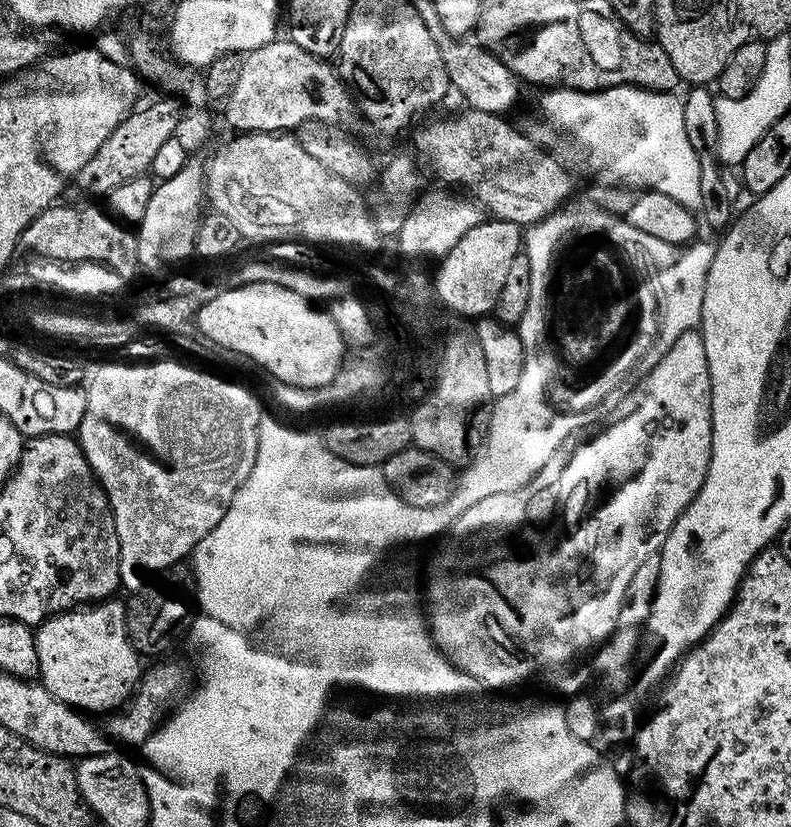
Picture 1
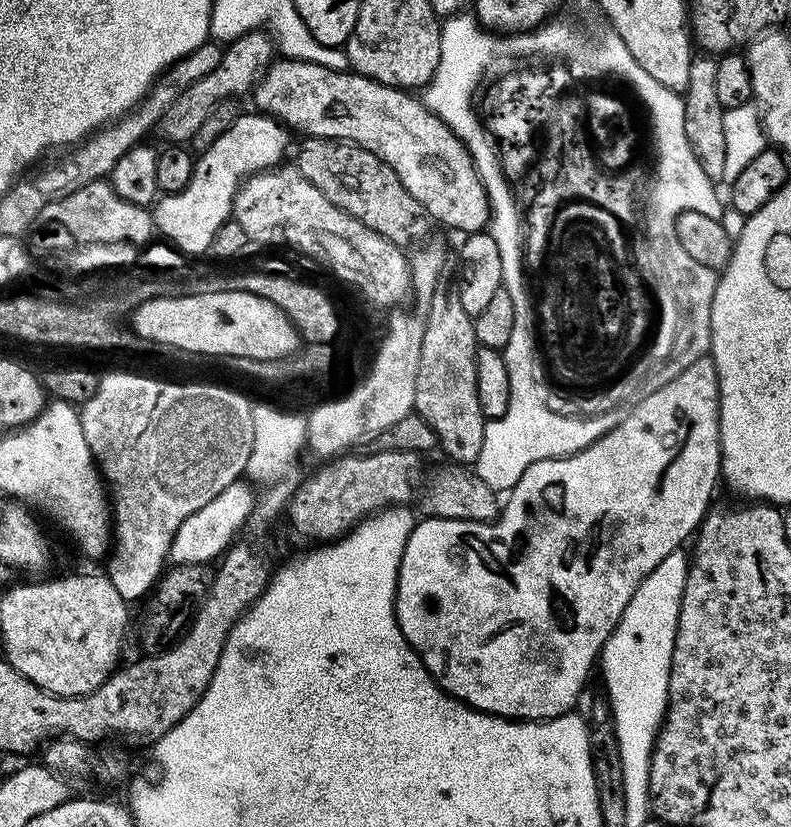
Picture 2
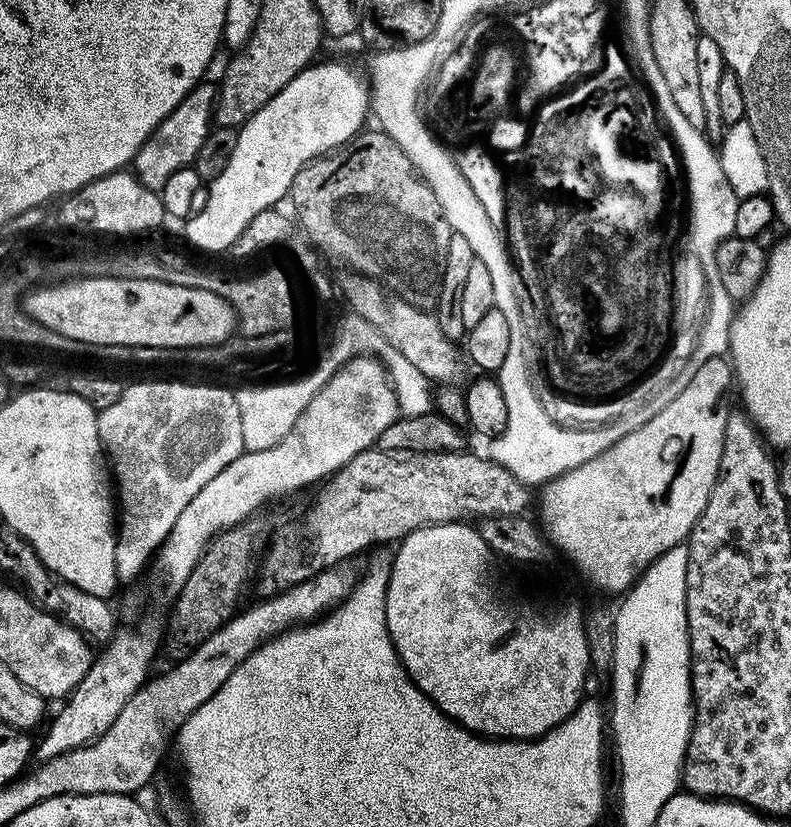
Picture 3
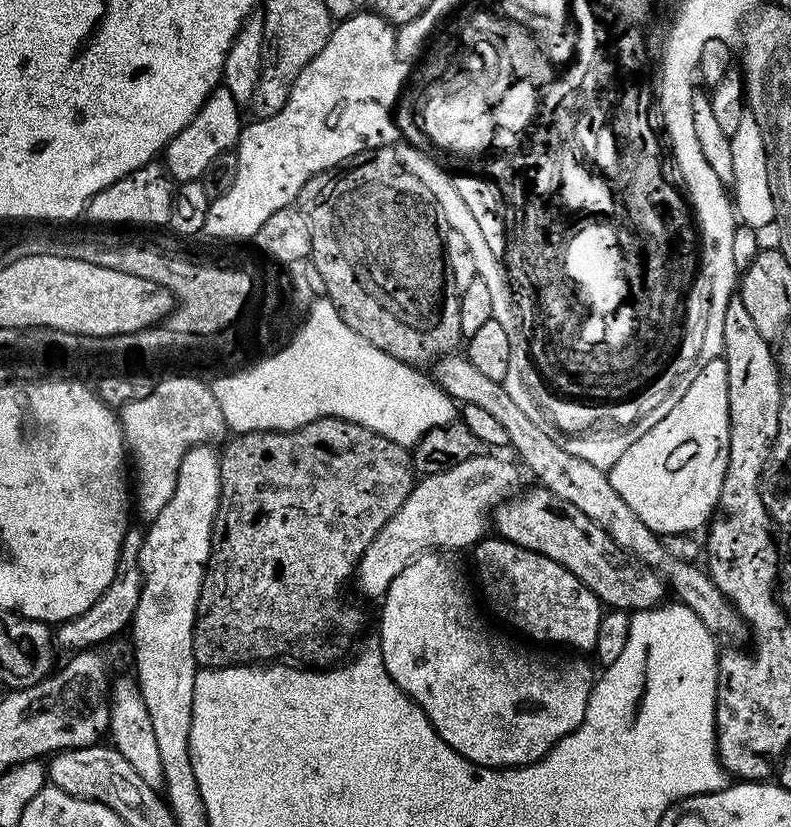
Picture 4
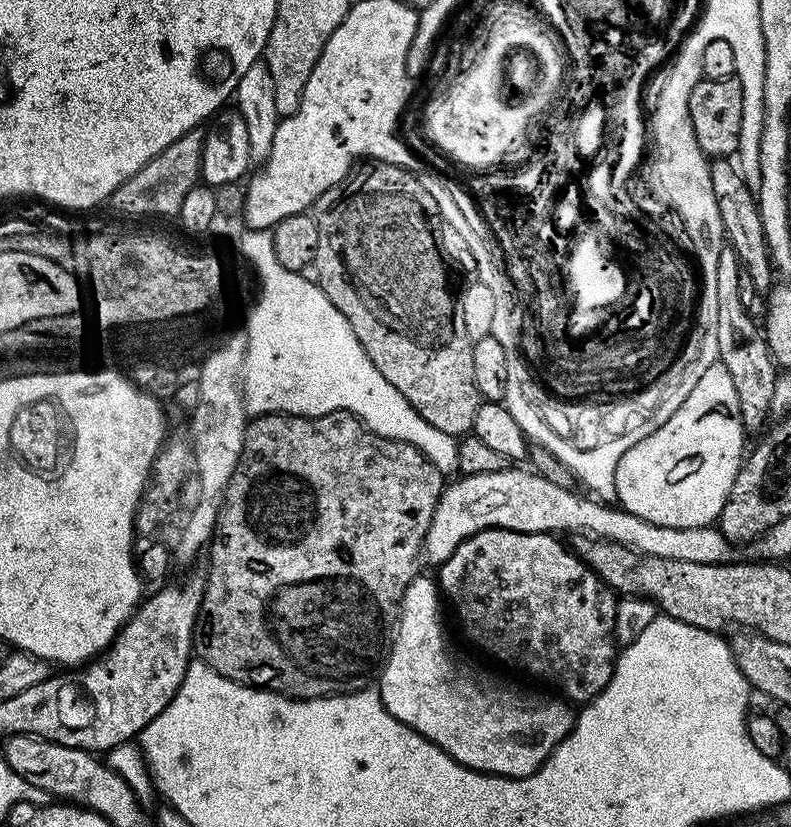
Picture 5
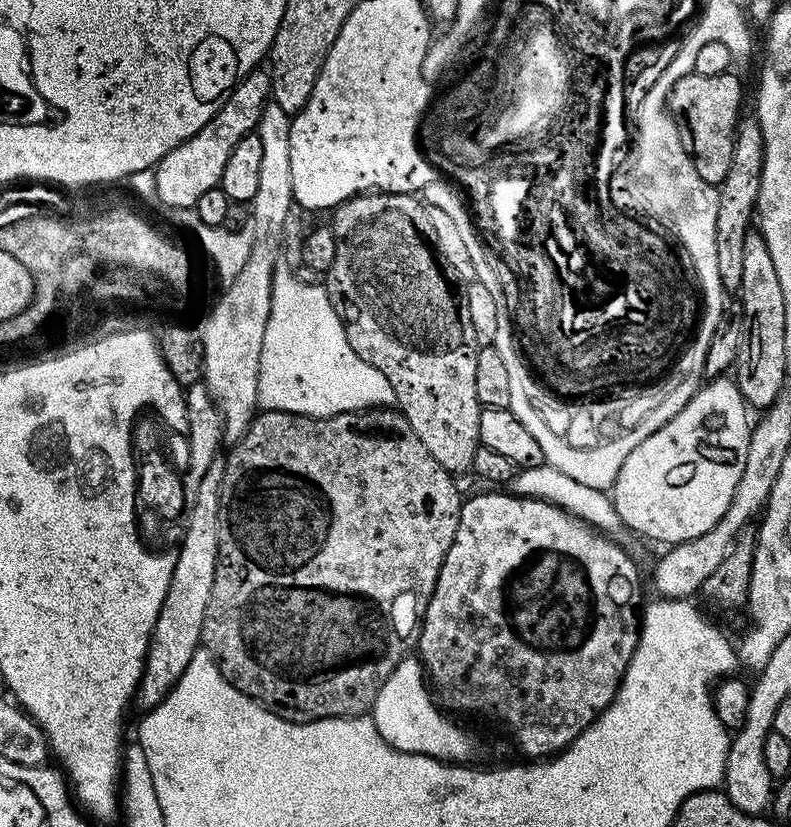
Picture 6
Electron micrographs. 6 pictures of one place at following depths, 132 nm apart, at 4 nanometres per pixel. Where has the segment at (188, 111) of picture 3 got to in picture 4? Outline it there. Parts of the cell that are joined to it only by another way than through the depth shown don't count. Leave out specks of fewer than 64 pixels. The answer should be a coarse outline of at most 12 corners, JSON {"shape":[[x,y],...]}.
{"shape":[[223,86],[164,148],[173,181],[198,180],[240,142],[242,105]]}

